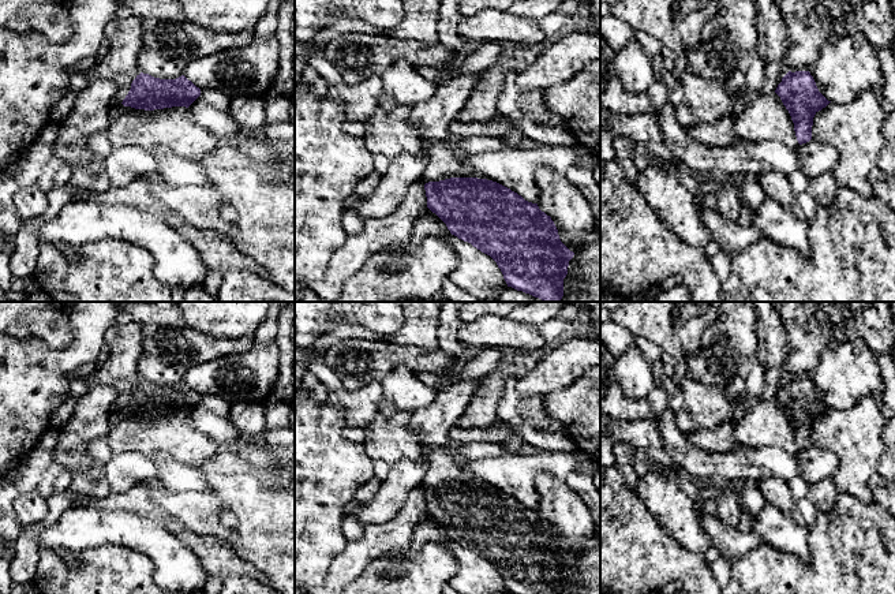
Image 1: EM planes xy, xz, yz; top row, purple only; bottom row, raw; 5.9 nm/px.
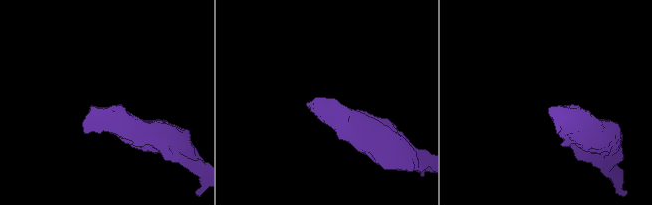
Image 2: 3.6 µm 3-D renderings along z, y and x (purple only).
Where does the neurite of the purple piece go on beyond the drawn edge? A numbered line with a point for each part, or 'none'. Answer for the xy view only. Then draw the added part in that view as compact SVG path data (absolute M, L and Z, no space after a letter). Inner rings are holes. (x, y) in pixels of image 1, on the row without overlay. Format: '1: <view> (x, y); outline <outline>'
1: xy (172, 434); outline M119 410L105 438L112 452L164 453L186 466L203 466L217 451L216 442L194 429L183 412L145 416Z

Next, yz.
1: yz (766, 425); outline M776 399L760 400L734 422L734 437L741 448L779 448L790 455L799 452L794 429Z

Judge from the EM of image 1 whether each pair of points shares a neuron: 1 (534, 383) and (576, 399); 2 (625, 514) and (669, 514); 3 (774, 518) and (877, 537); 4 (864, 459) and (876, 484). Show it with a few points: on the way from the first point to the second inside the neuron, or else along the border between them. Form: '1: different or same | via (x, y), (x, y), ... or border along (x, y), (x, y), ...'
1: different | border along (584, 374), (570, 385), (545, 395)
2: different | border along (633, 488), (639, 500), (671, 538)
3: different | border along (807, 527), (811, 559)
4: different | border along (876, 471), (869, 481), (872, 501)

